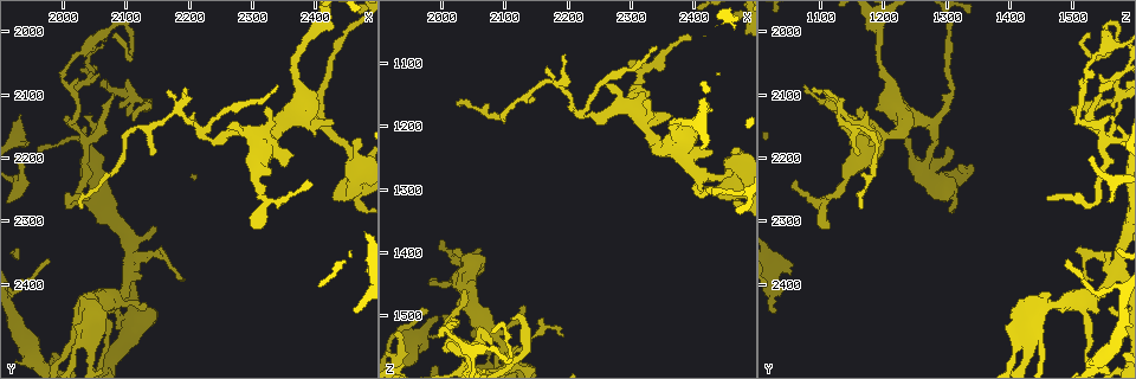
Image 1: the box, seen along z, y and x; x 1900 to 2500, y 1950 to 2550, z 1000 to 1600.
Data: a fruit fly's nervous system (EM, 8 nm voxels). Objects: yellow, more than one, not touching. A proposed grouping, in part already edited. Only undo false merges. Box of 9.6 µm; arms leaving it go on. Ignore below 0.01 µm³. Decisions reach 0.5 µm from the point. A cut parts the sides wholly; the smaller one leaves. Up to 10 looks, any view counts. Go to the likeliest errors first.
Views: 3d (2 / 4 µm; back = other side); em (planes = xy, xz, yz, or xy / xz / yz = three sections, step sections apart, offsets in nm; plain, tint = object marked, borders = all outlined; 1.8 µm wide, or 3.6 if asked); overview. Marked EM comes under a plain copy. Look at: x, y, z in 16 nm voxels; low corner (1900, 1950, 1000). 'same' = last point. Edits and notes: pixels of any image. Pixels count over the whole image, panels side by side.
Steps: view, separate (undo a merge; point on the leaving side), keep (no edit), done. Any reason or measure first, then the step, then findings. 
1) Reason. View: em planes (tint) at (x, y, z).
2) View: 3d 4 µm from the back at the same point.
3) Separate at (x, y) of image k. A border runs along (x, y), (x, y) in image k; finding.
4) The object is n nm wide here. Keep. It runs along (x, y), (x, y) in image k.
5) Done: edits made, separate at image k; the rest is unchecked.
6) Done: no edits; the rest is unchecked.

Abrupt turn. View: em planes (tint) at (2040, 2465, 1435).

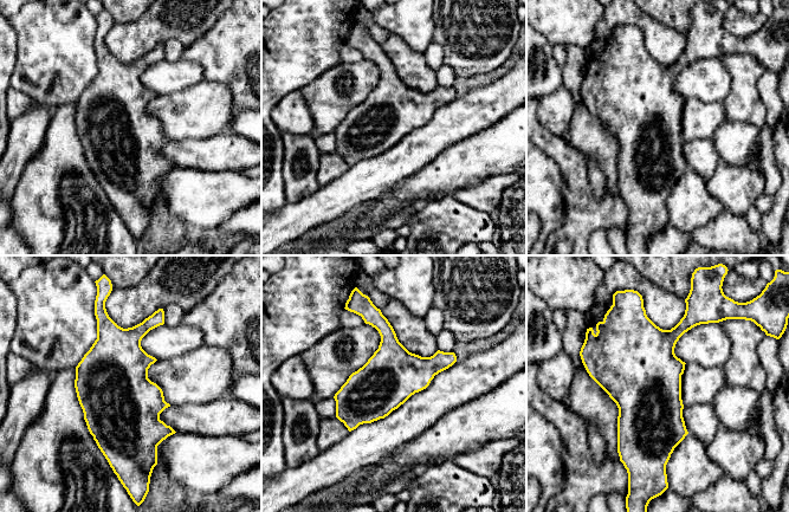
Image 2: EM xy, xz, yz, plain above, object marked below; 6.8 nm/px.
The object is 380 nm wide here. Keep. One cell here.

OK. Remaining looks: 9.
A narrow waist. View: em planes (tint) at (2105, 2385, 1570).

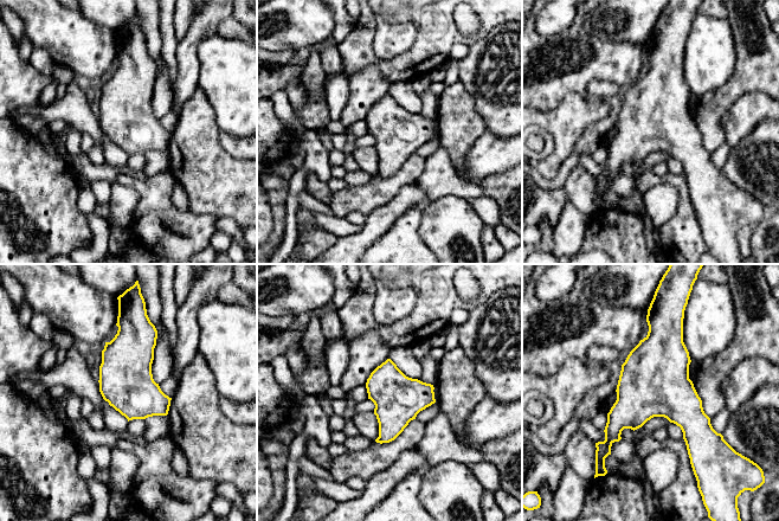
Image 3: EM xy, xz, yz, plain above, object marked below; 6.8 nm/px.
The object is 320 nm wide here. Keep. One cell here.

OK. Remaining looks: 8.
Four or more arms meet. View: em planes (tint) at (2470, 2235, 1285).

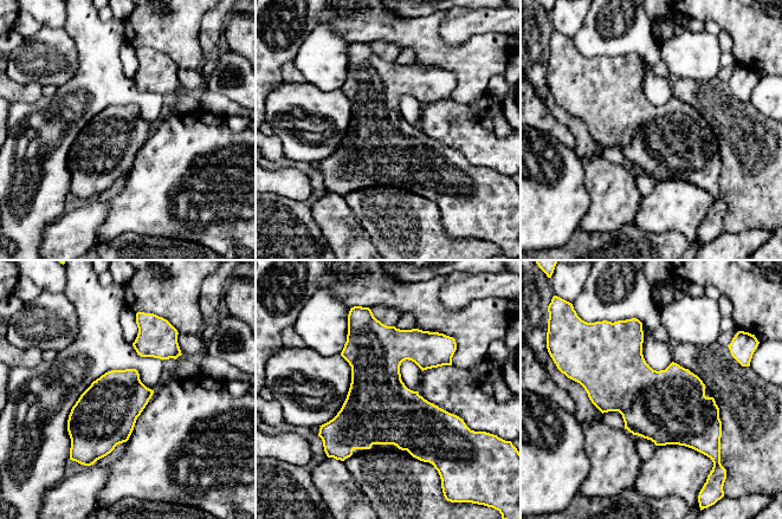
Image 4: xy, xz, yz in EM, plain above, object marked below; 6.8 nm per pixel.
Keep. Continuous, no second cell.

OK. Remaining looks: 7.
Thin neck. View: em planes (tint) at (2405, 2145, 1280).

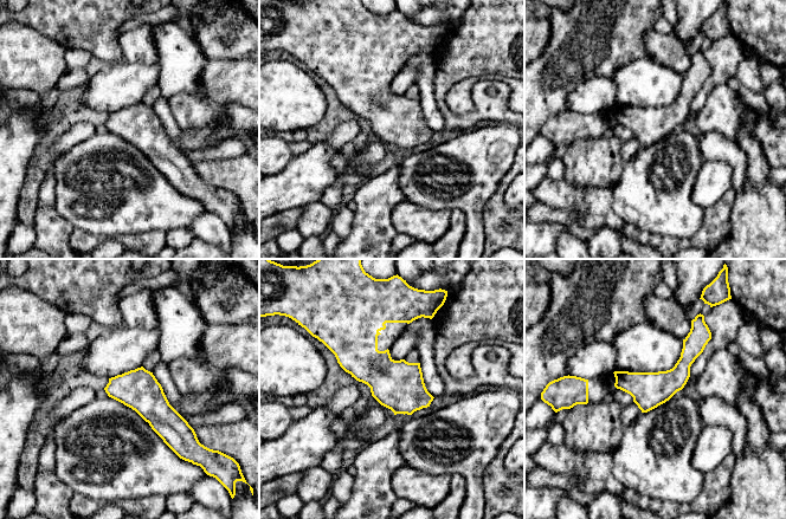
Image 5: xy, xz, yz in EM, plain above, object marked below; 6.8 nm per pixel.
Keep. It runs along (694, 331), (664, 384), (618, 384) in image 5; all the same cell.

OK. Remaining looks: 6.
Done: no edits; the rest is unchecked.

